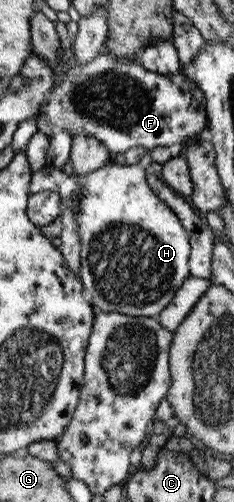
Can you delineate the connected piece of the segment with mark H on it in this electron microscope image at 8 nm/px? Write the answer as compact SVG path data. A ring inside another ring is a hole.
M147 151L137 164L116 165L111 162L83 176L73 176L67 170L59 174L55 192L59 195L62 209L76 214L79 251L79 278L85 292L91 296L92 306L103 312L115 312L132 317L156 317L173 298L181 282L189 277L187 256L189 241L187 231L180 226L179 218L151 190L146 182L145 171L151 164Z

